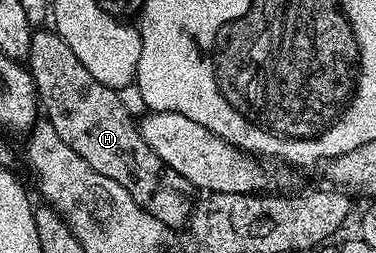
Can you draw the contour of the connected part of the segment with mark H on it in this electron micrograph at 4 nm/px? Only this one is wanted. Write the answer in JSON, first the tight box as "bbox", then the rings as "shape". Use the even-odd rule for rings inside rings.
{"bbox":[28,26,196,229],"shape":[[[46,26],[31,31],[28,67],[34,75],[34,87],[38,90],[41,111],[52,130],[60,134],[62,141],[72,146],[72,150],[76,150],[76,154],[80,154],[80,158],[84,158],[88,166],[96,170],[96,174],[104,174],[104,178],[120,182],[120,186],[124,186],[124,190],[128,190],[128,194],[132,194],[134,201],[145,212],[152,214],[152,218],[156,218],[163,226],[181,229],[194,210],[196,190],[188,181],[180,178],[176,170],[172,170],[167,164],[160,162],[160,158],[156,158],[148,142],[144,142],[135,117],[130,116],[128,110],[121,105],[117,91],[98,82],[83,62],[76,58],[71,47],[64,42],[64,38]]]}

